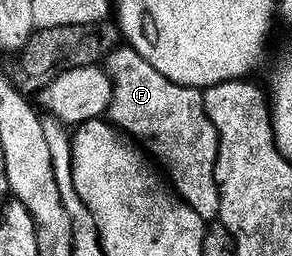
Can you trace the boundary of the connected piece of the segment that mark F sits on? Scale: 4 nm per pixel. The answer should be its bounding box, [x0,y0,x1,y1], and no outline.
[104,44,220,224]

